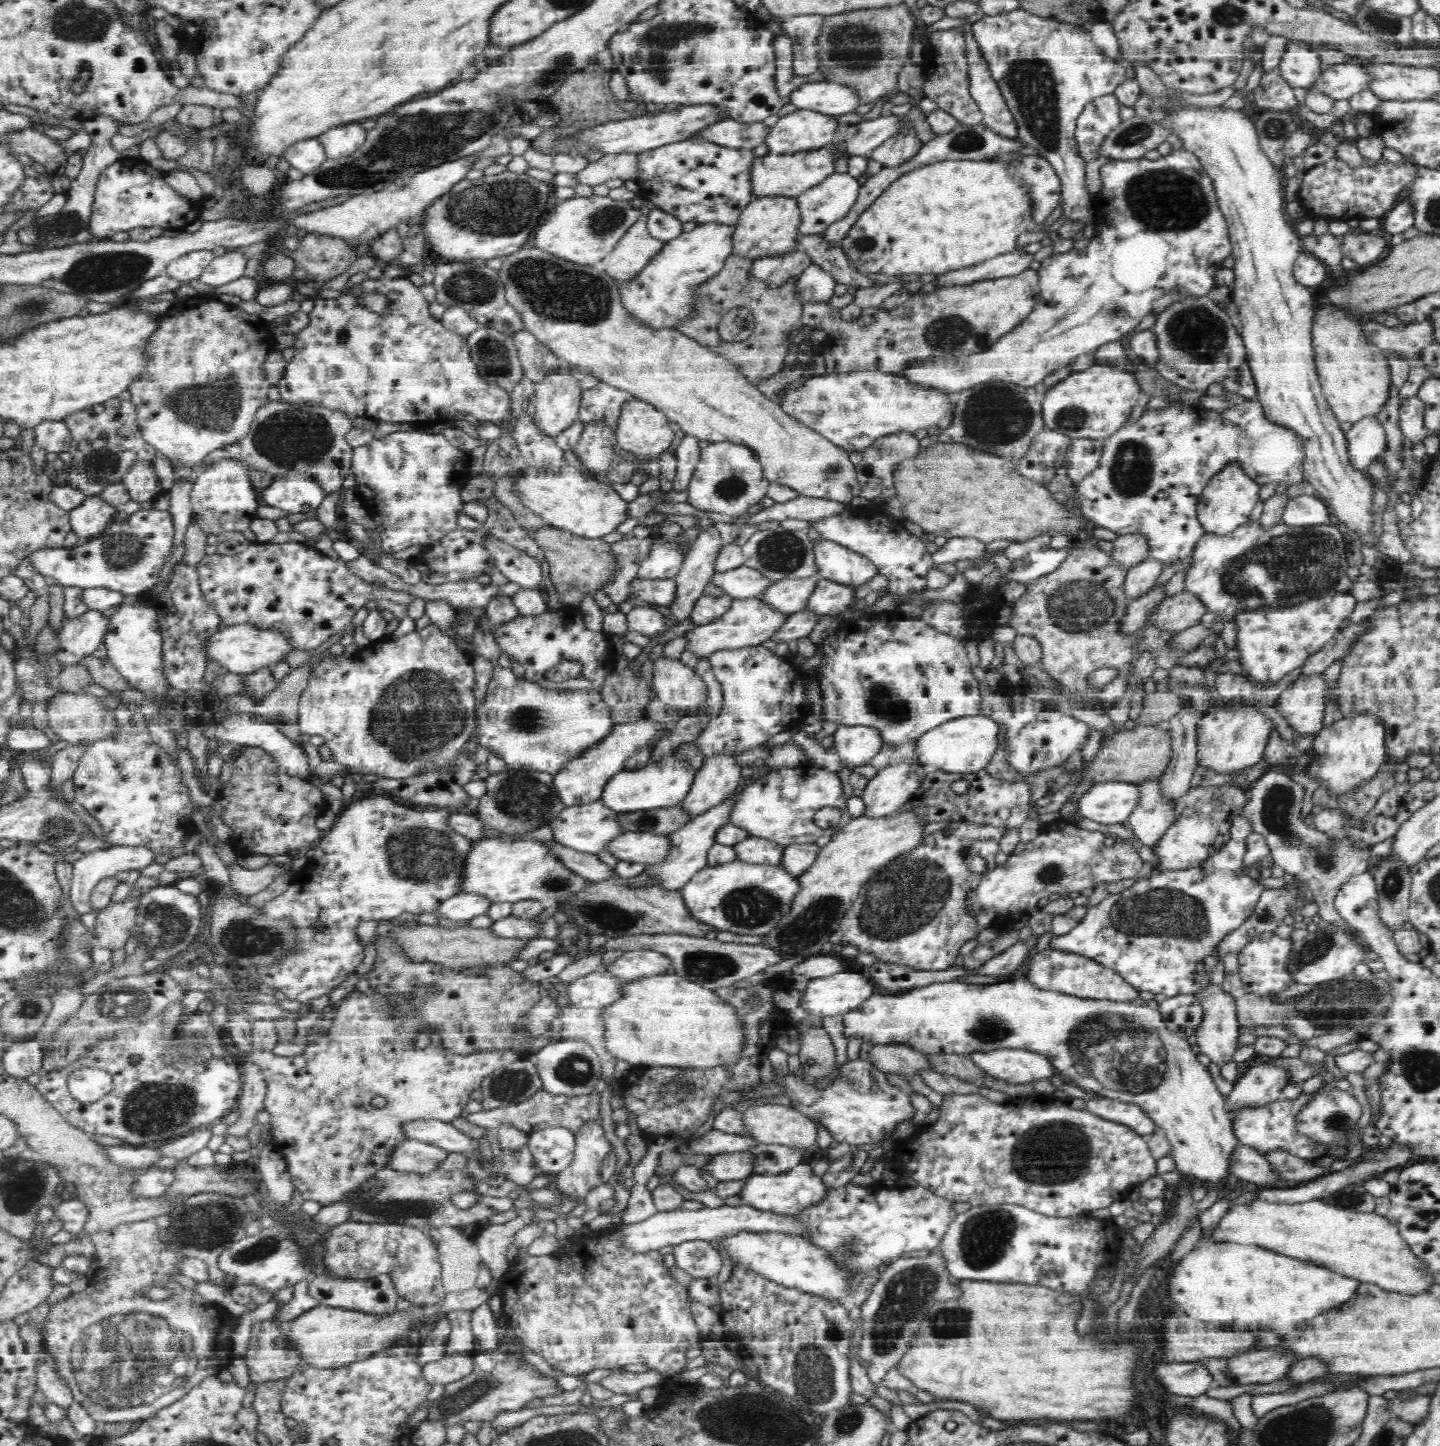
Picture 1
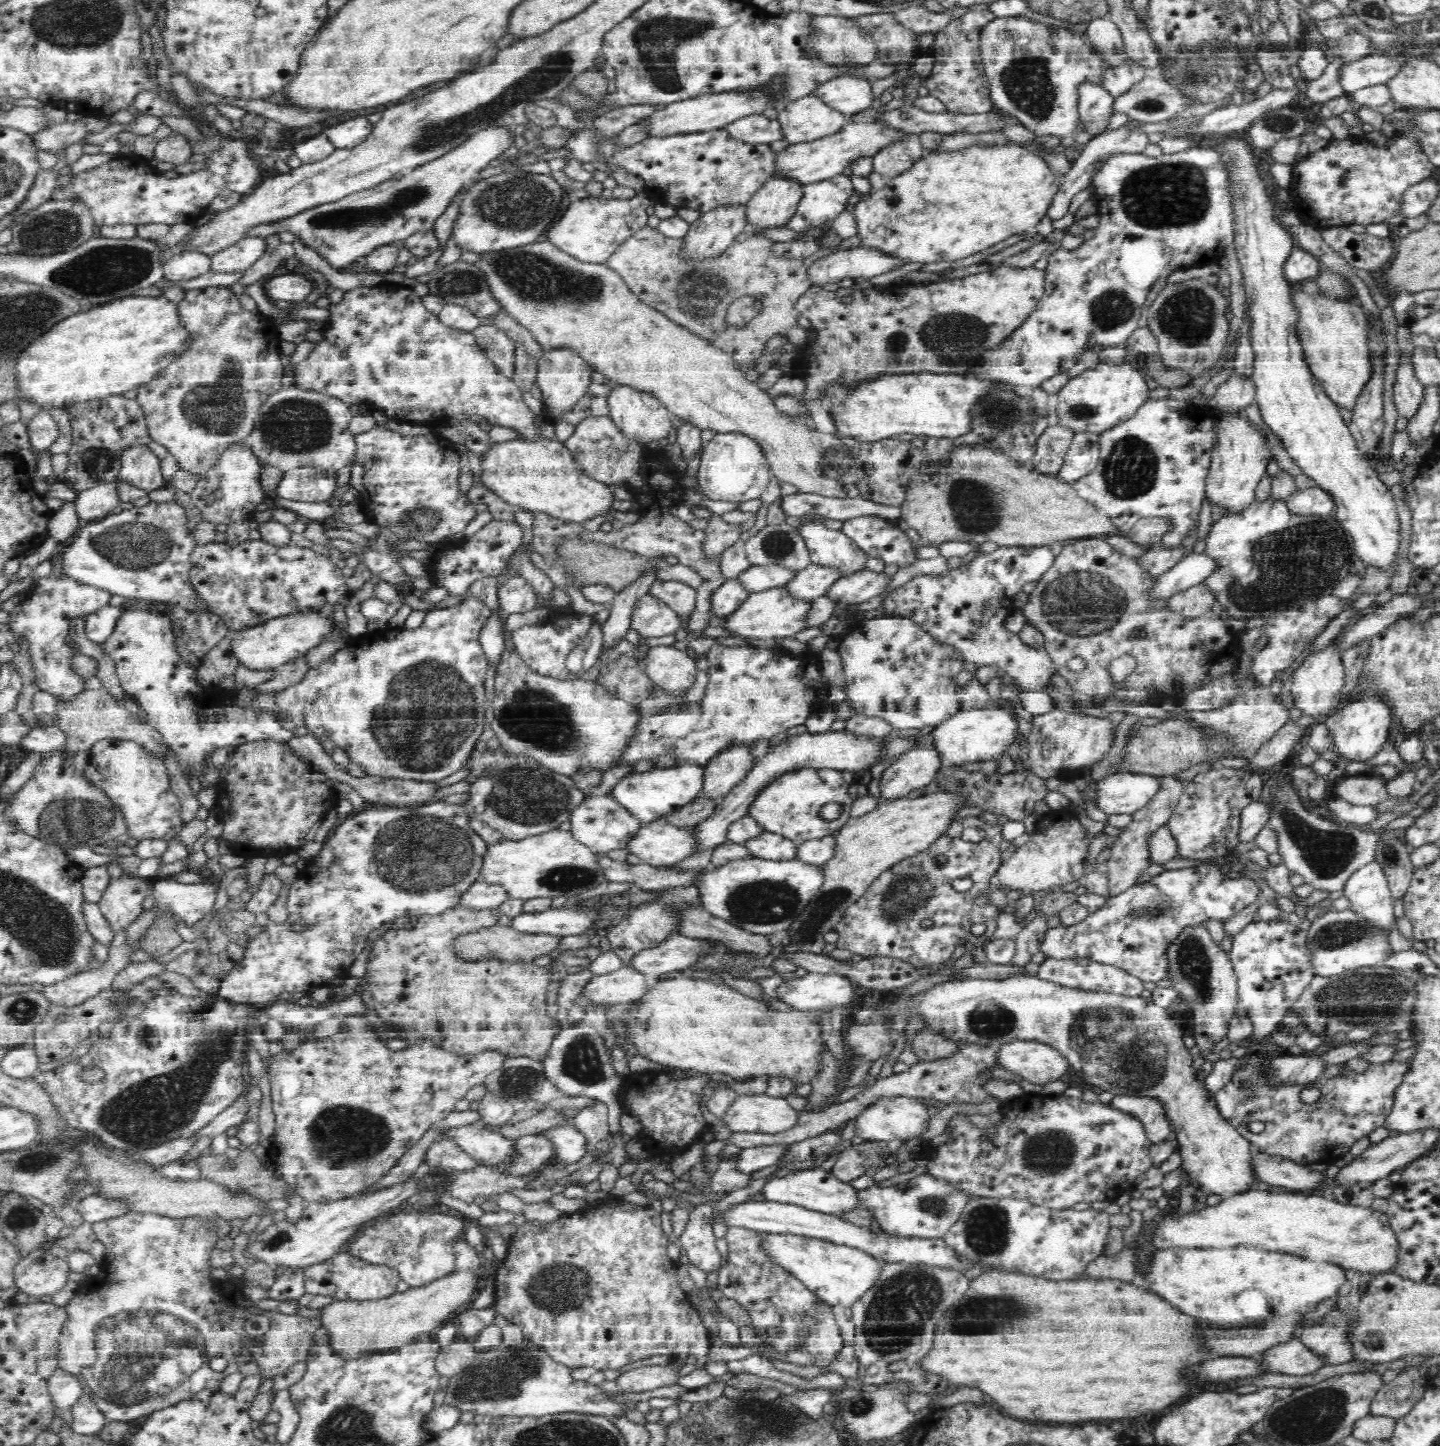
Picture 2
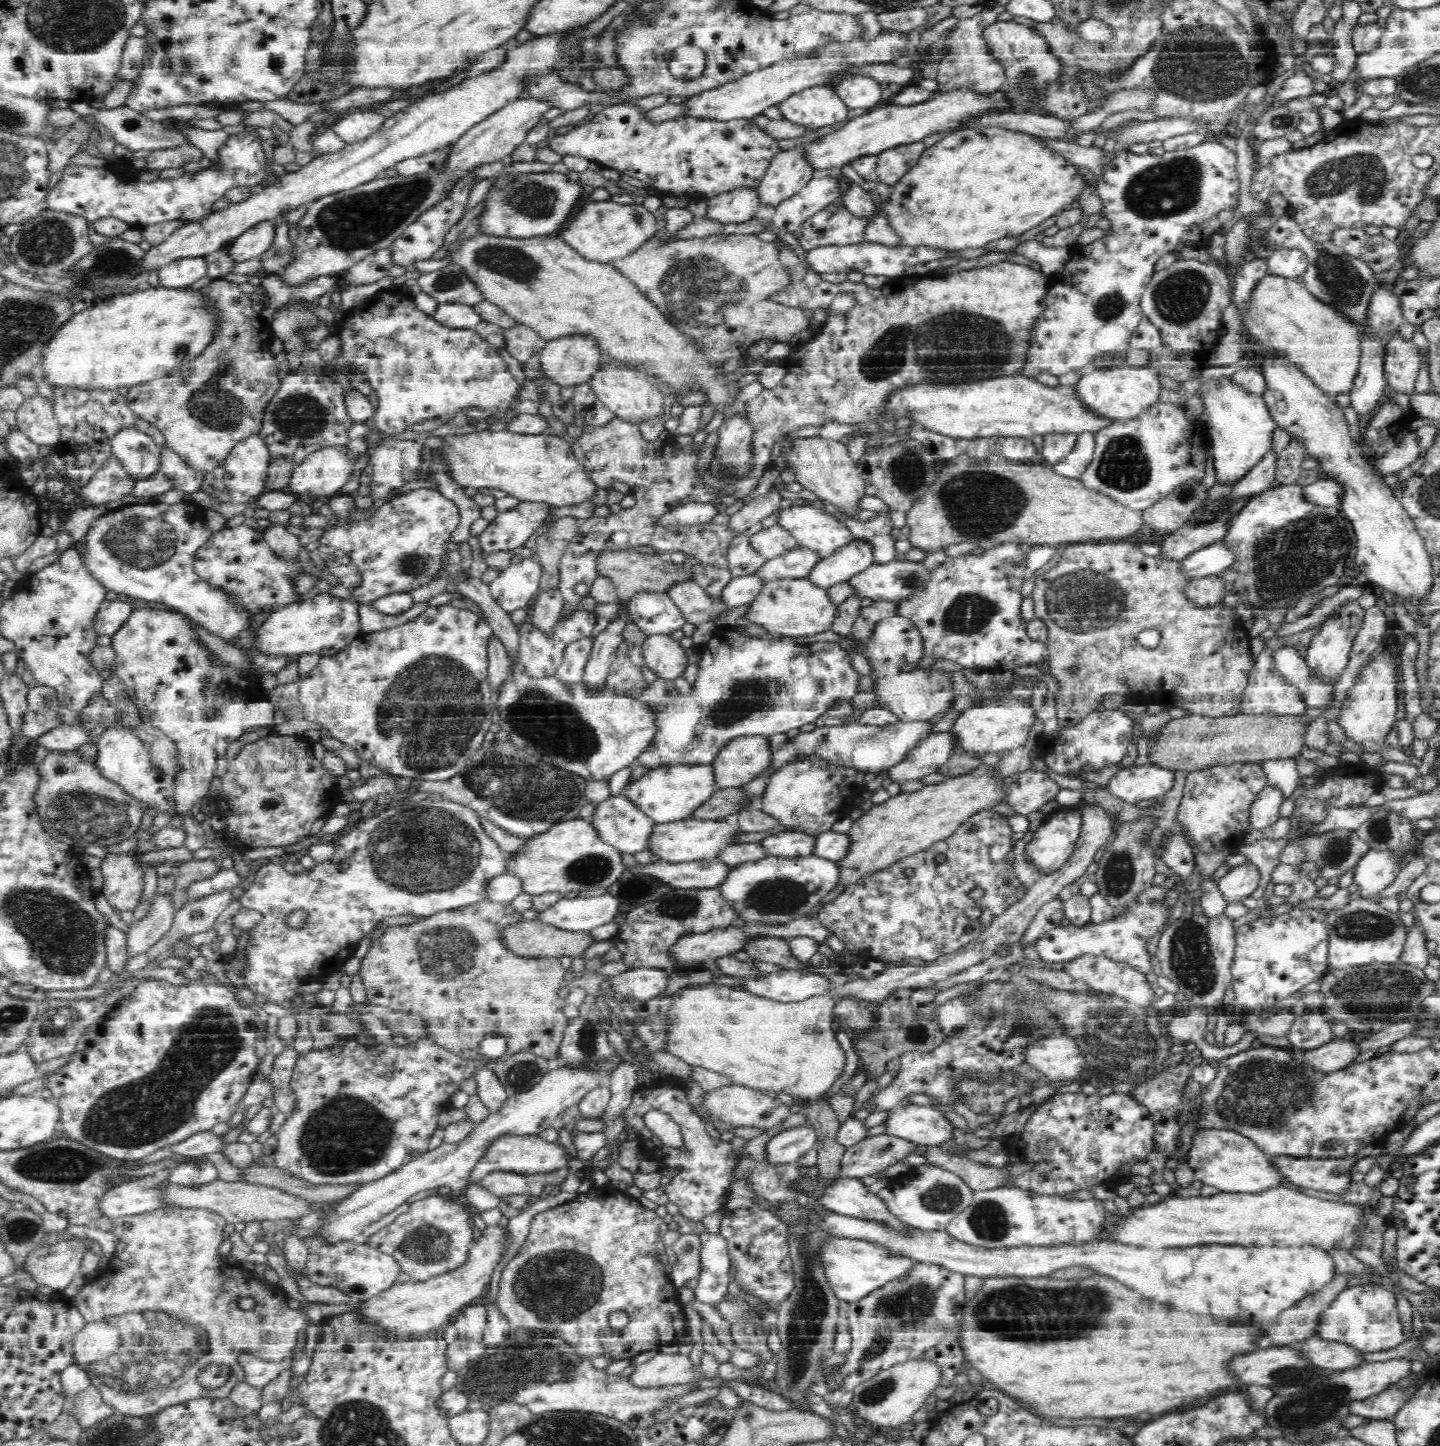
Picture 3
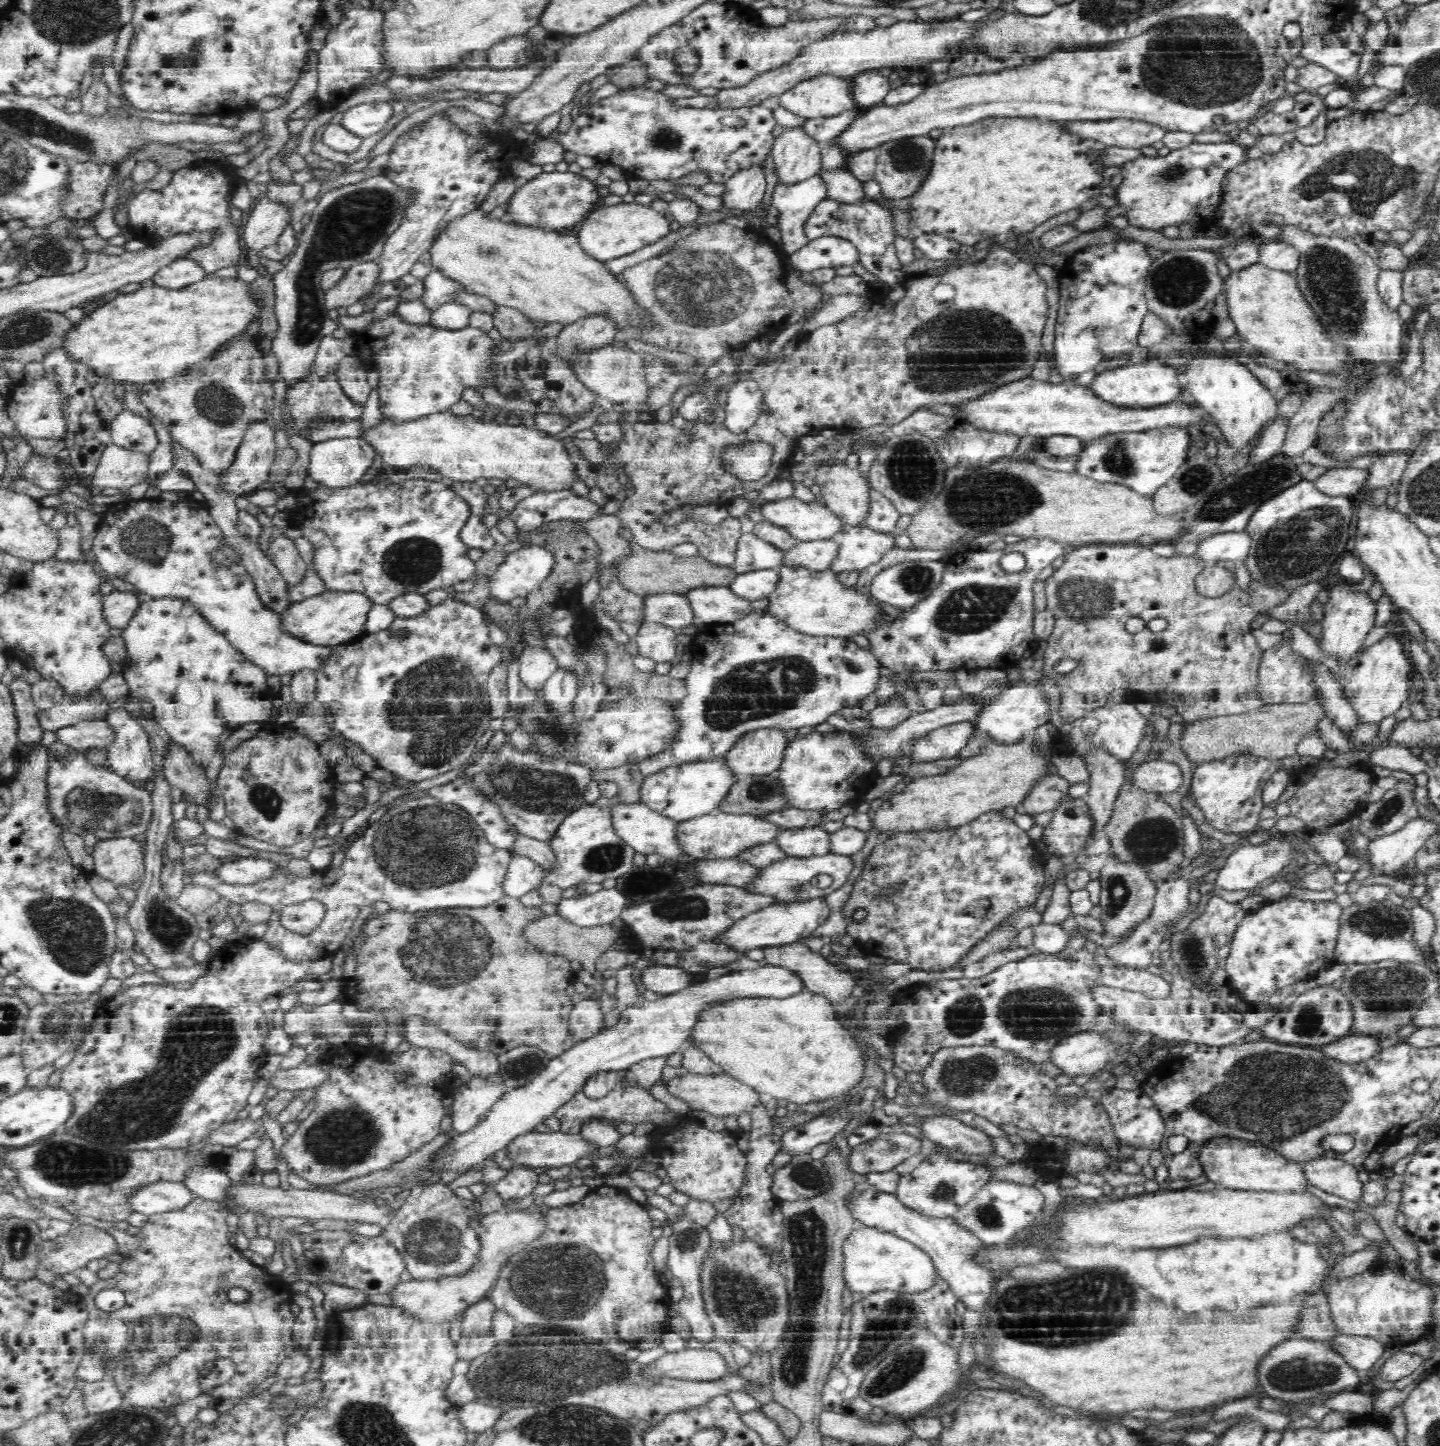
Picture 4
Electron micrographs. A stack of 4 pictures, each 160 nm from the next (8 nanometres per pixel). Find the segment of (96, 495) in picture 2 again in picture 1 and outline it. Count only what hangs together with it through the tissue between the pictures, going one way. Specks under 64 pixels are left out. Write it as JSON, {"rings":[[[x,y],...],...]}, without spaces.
{"rings":[[[99,494],[86,495],[86,498],[76,508],[69,510],[71,530],[76,531],[82,540],[88,540],[118,513],[117,507],[110,504]]]}

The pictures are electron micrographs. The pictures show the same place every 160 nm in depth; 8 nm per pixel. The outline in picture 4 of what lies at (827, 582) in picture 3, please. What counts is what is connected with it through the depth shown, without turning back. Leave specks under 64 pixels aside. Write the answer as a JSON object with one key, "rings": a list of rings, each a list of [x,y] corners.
{"rings":[[[846,526],[846,532],[839,535],[840,550],[838,558],[833,562],[831,568],[838,573],[840,570],[862,570],[866,566],[877,563],[880,559],[884,559],[888,552],[896,548],[896,536],[894,530],[886,532],[885,530],[874,530],[869,526],[850,527]]]}

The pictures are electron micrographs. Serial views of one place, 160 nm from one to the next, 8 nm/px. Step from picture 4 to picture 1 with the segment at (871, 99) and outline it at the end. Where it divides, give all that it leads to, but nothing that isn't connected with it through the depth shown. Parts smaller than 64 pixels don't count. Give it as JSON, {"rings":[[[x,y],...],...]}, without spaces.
{"rings":[[[836,80],[802,83],[790,97],[796,108],[812,108],[836,117],[854,112],[861,104],[860,92],[853,85]]]}

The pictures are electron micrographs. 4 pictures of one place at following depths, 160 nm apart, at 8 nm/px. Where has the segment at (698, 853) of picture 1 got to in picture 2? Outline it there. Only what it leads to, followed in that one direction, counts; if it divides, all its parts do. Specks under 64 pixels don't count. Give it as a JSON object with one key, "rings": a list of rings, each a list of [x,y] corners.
{"rings":[[[848,728],[844,730],[830,730],[824,733],[810,733],[788,737],[778,746],[770,749],[766,755],[758,761],[753,771],[749,772],[745,780],[738,784],[728,795],[724,797],[724,802],[716,810],[716,814],[708,821],[695,825],[697,836],[700,836],[700,851],[706,848],[720,845],[728,841],[727,834],[732,823],[740,818],[749,815],[752,804],[756,798],[762,794],[763,790],[768,787],[774,780],[777,780],[783,773],[794,771],[802,768],[830,768],[838,771],[851,771],[852,773],[861,770],[869,770],[886,760],[886,744],[888,744],[888,735],[874,737],[874,735],[860,735],[852,733]]]}

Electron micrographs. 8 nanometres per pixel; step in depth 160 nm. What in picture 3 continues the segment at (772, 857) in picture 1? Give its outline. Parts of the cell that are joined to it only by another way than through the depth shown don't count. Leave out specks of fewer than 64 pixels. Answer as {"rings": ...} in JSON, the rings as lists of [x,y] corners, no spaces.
{"rings":[[[785,830],[761,842],[772,856],[794,859],[812,856],[817,848],[817,835],[804,831]]]}

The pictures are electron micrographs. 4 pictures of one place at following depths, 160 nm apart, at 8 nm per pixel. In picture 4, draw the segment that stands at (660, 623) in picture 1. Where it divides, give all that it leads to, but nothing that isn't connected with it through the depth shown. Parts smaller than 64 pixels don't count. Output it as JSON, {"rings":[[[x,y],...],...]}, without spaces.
{"rings":[[[658,593],[645,598],[645,620],[658,621],[679,631],[694,622],[692,600],[682,593]]]}

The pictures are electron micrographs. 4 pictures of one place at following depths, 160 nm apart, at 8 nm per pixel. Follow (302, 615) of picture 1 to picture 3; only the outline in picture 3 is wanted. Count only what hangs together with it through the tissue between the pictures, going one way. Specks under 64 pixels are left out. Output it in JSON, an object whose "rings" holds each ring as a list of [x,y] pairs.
{"rings":[[[245,523],[218,531],[213,539],[197,552],[195,568],[202,580],[210,584],[221,585],[237,596],[237,600],[245,601],[246,607],[253,612],[260,612],[266,606],[286,606],[298,598],[298,594],[289,575],[302,571],[299,561],[286,563],[271,551],[263,536],[258,531],[248,527]]]}

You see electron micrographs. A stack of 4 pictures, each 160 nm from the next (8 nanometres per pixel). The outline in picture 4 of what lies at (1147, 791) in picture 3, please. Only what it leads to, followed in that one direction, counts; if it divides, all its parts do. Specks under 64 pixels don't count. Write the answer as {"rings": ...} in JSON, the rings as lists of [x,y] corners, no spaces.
{"rings":[[[1162,759],[1144,762],[1134,774],[1135,786],[1162,794],[1177,791],[1184,784],[1184,772],[1176,762]]]}

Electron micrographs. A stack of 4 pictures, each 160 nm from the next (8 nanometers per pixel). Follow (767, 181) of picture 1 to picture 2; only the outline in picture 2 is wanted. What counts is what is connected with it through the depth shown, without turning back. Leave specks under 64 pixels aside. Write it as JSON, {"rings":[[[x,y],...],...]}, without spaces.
{"rings":[[[877,116],[873,122],[847,122],[838,130],[816,140],[791,143],[791,145],[777,153],[777,168],[775,172],[783,172],[788,178],[797,178],[802,184],[816,180],[826,180],[842,173],[855,160],[865,156],[873,156],[883,148],[908,138],[911,132],[905,128],[898,128],[890,124],[885,117]]]}

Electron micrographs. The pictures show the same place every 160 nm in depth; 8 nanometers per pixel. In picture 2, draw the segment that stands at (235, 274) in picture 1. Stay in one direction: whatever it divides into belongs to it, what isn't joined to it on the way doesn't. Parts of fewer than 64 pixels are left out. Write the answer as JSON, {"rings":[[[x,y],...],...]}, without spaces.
{"rings":[[[246,236],[229,248],[211,255],[214,272],[237,272],[253,266],[266,252],[266,236]]]}

